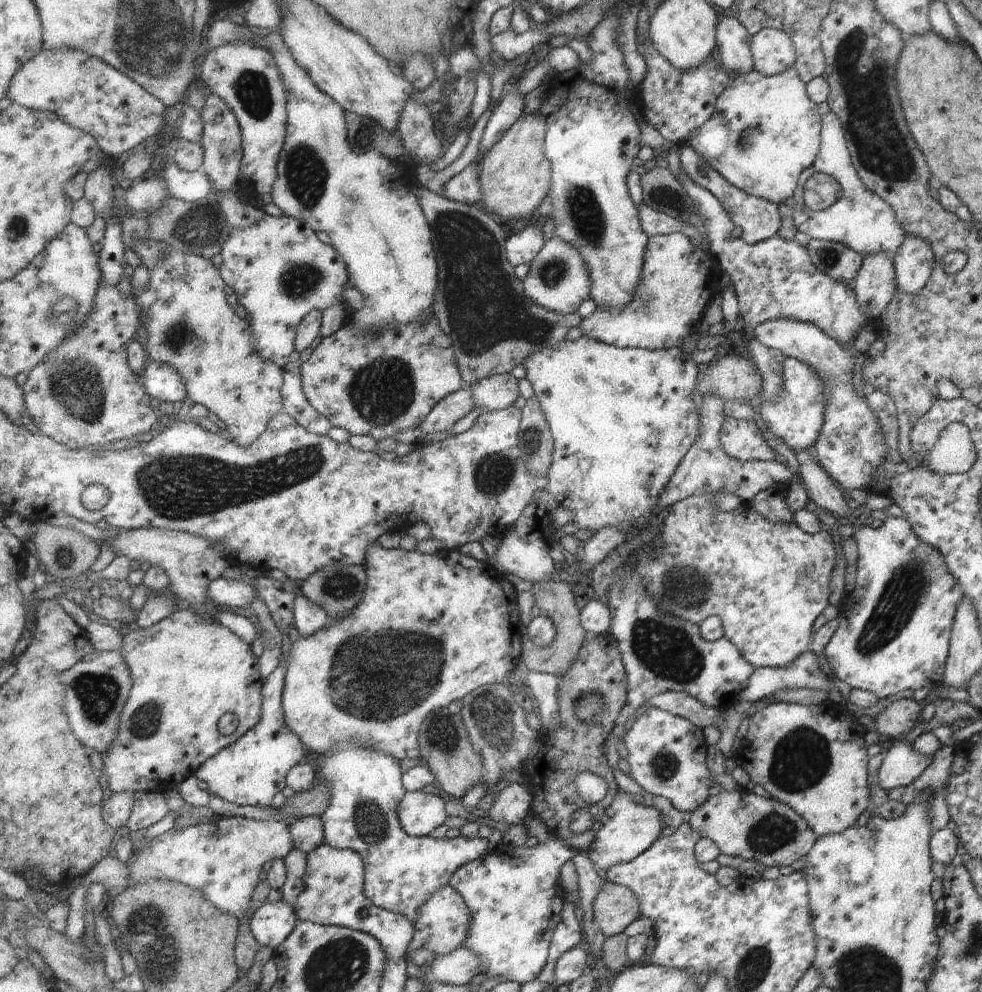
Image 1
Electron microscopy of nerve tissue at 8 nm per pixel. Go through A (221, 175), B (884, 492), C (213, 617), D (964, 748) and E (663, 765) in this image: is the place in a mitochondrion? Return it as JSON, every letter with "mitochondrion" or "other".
{"A":"other","B":"other","C":"other","D":"other","E":"mitochondrion"}

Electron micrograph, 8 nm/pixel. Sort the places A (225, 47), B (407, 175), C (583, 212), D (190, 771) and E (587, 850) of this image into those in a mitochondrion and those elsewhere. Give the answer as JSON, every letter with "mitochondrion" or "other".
{"A":"other","B":"other","C":"mitochondrion","D":"other","E":"other"}

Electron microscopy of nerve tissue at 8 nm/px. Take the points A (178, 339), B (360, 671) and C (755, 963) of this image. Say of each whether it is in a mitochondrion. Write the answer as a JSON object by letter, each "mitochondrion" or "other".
{"A":"mitochondrion","B":"mitochondrion","C":"mitochondrion"}

